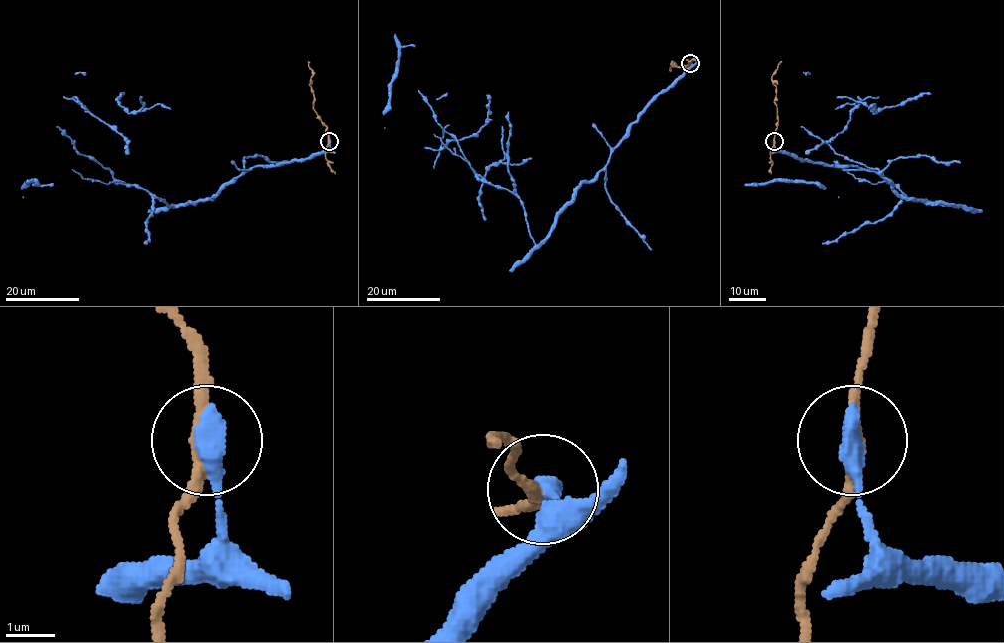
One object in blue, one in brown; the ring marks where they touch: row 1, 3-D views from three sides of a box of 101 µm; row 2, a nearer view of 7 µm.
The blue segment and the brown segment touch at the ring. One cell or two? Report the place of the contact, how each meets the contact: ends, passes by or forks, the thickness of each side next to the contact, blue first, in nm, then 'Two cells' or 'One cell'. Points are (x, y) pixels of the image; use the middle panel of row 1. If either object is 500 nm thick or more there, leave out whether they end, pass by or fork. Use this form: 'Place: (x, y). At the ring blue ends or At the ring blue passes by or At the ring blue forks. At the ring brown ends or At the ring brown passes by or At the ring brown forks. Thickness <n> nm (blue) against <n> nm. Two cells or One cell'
Place: (690, 63). At the ring blue ends. At the ring brown passes by. Thickness 480 nm (blue) against 240 nm. Two cells

